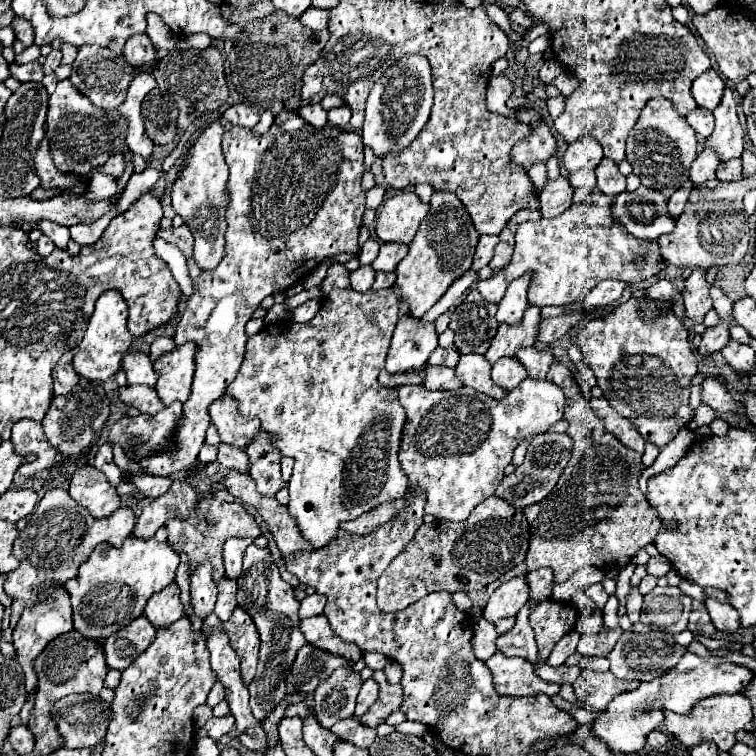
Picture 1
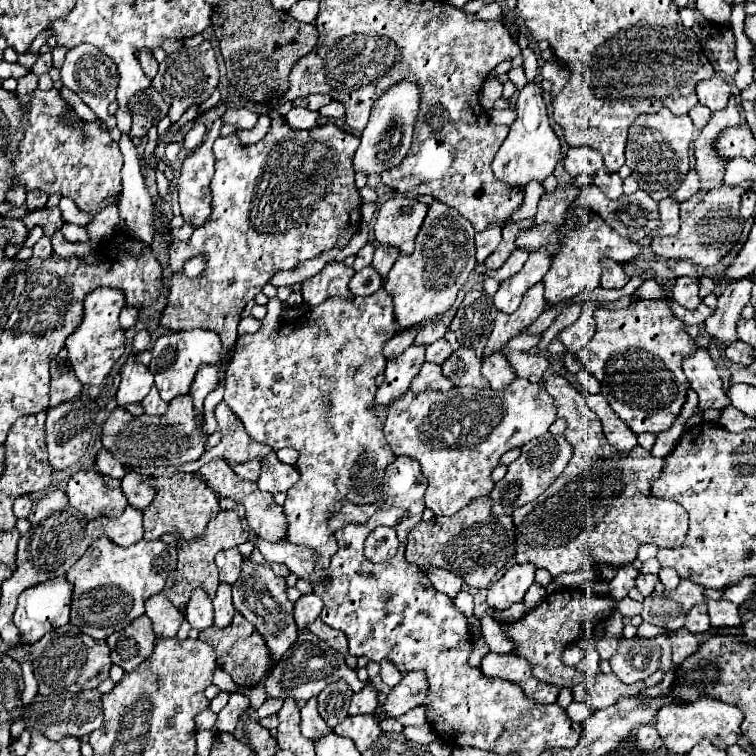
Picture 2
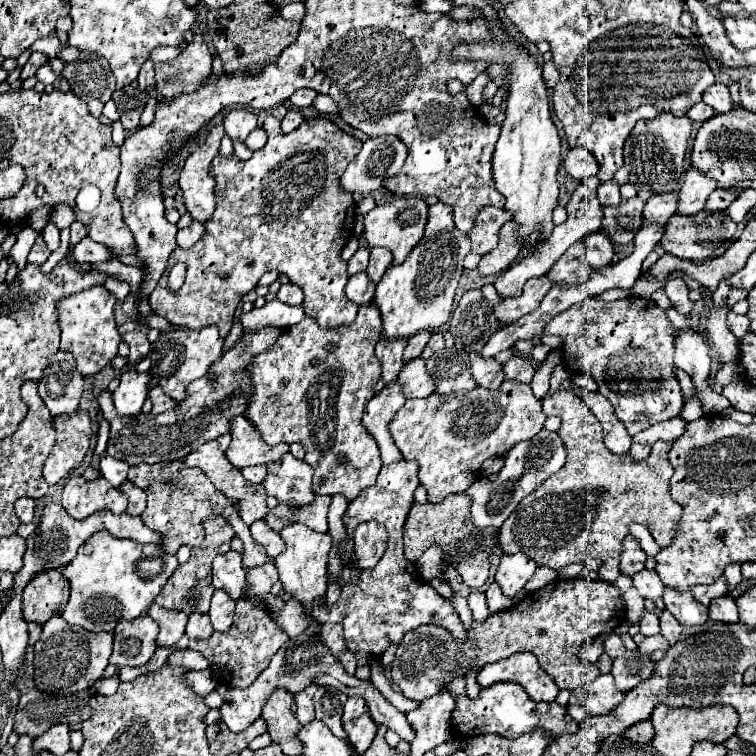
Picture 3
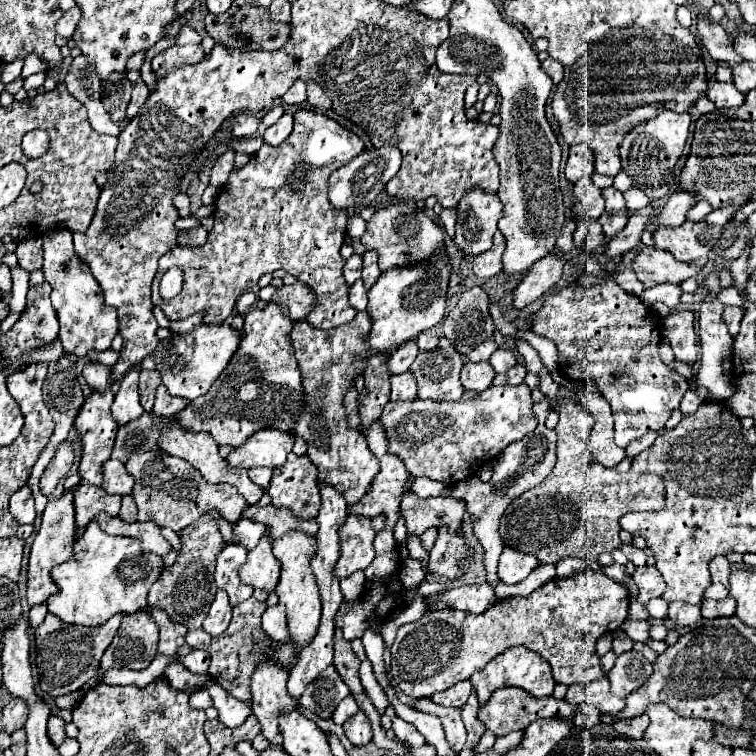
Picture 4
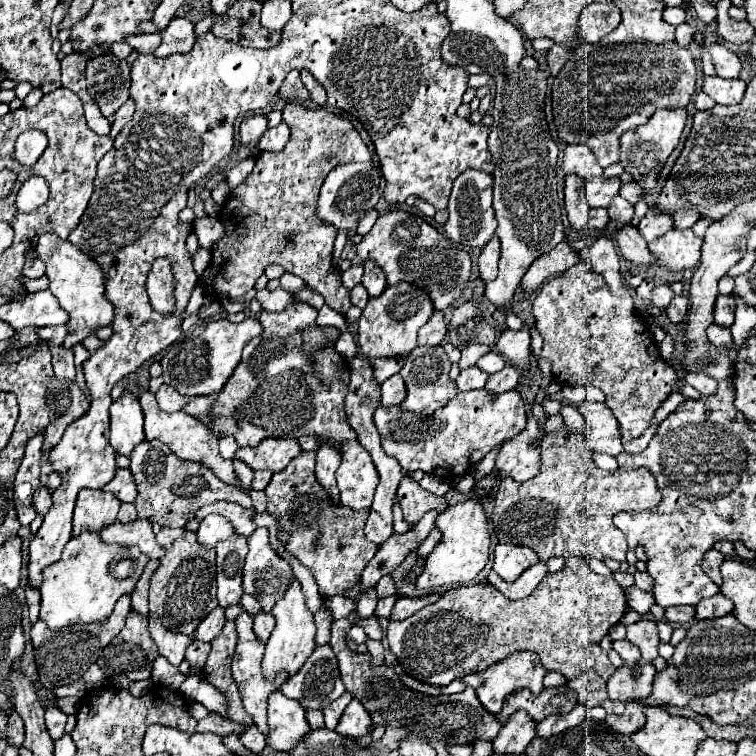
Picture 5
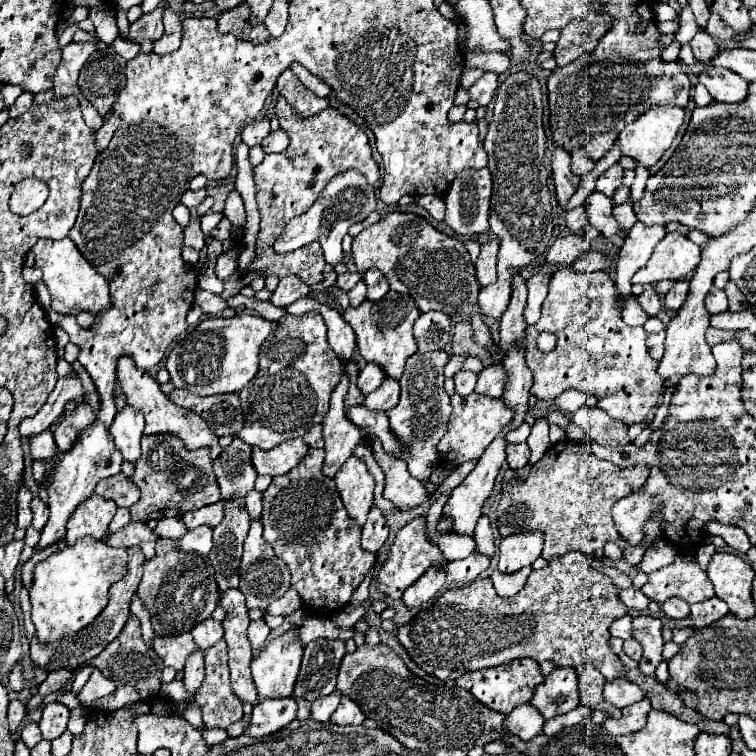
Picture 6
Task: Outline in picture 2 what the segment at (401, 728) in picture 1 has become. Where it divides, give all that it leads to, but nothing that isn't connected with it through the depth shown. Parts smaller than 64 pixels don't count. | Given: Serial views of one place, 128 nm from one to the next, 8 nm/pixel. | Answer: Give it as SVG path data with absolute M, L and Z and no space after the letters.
M422 724L422 726L406 726L402 730L402 734L408 738L408 740L414 740L418 744L430 744L432 740L436 740L436 734L432 730L430 724Z

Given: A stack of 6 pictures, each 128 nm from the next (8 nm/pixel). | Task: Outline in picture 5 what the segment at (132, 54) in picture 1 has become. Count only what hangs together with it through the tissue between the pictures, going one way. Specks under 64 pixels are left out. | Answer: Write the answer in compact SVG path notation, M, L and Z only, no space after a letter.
M128 100L116 114L114 114L114 124L112 124L112 132L110 132L110 138L116 138L116 134L130 122L132 114L134 114L134 100Z

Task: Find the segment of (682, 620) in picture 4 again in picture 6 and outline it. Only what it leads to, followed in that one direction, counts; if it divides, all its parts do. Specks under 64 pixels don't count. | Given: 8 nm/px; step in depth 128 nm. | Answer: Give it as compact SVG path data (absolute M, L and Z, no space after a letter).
M672 598L672 600L666 600L662 604L662 610L668 618L674 618L674 620L680 620L680 618L688 618L690 616L690 604L680 600L680 598Z

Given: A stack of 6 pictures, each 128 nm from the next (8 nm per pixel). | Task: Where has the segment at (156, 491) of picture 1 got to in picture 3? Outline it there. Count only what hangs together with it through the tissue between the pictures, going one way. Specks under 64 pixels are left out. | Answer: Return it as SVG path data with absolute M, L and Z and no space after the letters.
M128 480L120 486L120 490L128 496L126 512L132 514L132 516L140 516L144 512L144 508L146 508L146 494L140 488L136 488L132 482L128 482Z

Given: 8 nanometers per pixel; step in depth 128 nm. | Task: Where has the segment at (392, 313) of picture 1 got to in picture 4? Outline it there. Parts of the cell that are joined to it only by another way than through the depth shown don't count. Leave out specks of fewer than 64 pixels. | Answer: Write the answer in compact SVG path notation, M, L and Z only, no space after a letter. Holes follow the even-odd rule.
M358 312L354 320L330 328L328 332L312 328L308 322L298 320L290 332L290 344L294 348L294 356L298 360L298 368L302 372L304 386L304 410L292 424L292 434L302 436L308 444L308 458L318 468L318 482L330 484L336 488L348 504L356 504L374 476L380 470L380 462L370 452L364 436L360 436L358 428L350 428L344 410L344 396L356 384L358 376L364 376L368 362L368 346L366 338L370 334L372 320L368 312ZM288 532L282 538L272 542L272 552L282 566L276 592L278 592L280 604L286 606L290 640L298 644L298 650L302 650L308 644L308 640L312 640L312 636L316 634L316 628L318 628L318 622L320 622L320 610L322 610L314 570L310 566L310 558L316 552L314 540L316 540L314 536L308 536L308 534L302 534L302 532Z

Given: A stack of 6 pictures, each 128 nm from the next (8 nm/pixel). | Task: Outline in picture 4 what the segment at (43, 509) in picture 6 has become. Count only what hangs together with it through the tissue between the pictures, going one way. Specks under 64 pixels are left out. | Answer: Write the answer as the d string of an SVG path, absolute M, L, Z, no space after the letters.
M64 440L58 444L58 450L52 458L52 462L48 464L48 468L44 470L42 478L40 478L40 488L46 496L50 496L54 492L54 488L58 486L58 482L68 474L68 470L74 464L74 448L70 440Z

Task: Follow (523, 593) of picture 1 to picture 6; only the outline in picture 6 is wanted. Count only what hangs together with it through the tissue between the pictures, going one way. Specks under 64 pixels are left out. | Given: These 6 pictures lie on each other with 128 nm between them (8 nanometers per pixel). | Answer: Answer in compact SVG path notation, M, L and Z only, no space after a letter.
M512 534L500 544L498 570L502 574L514 574L524 566L530 566L542 552L542 534Z

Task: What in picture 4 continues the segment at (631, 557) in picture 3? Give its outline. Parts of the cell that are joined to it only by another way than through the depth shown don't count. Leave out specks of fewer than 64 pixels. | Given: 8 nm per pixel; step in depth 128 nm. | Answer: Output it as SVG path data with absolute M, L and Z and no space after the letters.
M622 542L620 544L620 550L624 552L624 556L634 564L634 566L646 566L646 554L644 550L636 548L634 544L628 544L628 542Z

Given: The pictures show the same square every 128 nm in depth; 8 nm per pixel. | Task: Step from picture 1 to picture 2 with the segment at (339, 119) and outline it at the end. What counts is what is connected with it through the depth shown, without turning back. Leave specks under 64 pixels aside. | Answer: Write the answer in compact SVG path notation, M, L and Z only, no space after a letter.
M332 100L328 106L320 108L320 114L322 114L324 118L344 118L344 106L342 106L340 102Z

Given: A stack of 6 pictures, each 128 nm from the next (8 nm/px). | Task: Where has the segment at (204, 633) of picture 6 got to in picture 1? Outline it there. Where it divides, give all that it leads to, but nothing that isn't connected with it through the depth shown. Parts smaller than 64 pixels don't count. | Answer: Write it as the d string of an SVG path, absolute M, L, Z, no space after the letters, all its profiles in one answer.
M222 578L218 582L218 602L214 606L214 614L226 622L230 618L230 614L236 608L236 580L232 578Z

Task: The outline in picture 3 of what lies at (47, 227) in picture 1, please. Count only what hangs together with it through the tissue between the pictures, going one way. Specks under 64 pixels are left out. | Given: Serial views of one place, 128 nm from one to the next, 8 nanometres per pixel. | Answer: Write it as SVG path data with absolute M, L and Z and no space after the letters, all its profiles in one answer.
M82 238L74 246L74 260L76 262L104 262L108 258L112 258L112 252L104 244L98 244L90 238Z

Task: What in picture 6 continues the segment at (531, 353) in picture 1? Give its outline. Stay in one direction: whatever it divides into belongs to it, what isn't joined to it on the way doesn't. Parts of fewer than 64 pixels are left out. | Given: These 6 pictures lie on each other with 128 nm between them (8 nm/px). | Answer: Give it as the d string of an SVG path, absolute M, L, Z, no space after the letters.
M492 364L488 368L484 368L478 374L478 384L476 384L476 392L484 394L484 396L492 396L492 398L500 398L504 392L504 384L506 384L506 370L502 364Z

